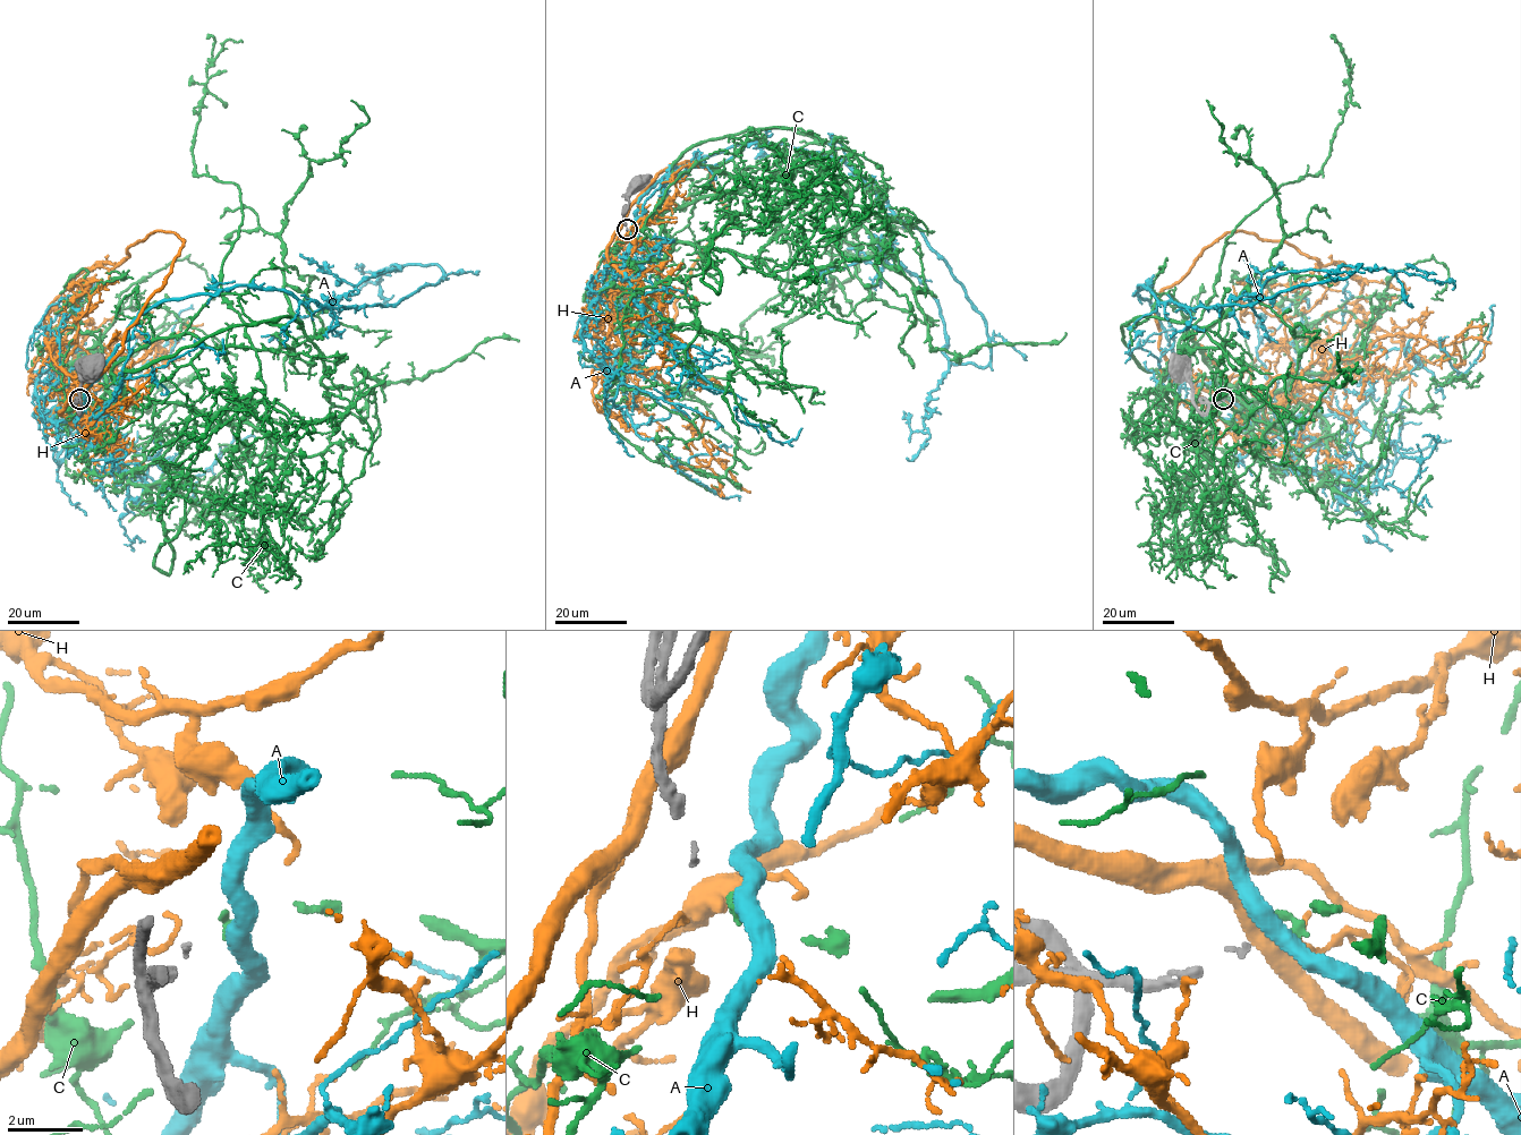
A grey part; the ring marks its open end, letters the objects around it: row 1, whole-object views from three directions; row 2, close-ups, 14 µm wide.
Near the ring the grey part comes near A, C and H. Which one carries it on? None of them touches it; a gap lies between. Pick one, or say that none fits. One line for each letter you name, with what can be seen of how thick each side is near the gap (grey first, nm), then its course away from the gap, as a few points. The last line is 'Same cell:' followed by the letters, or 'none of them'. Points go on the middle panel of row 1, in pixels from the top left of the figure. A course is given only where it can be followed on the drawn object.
C: 100 nm thick on the grey side, 200 nm on the other; it runs (629, 233), (654, 242), (664, 213), (826, 143), (931, 346), (966, 356), (1065, 332)
Same cell: C

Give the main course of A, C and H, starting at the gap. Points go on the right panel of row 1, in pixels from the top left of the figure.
A: (1226, 398), (1187, 376), (1138, 286), (1190, 307), (1252, 305), (1361, 264), (1268, 280), (1250, 303), (1266, 336)
C: (1228, 398), (1162, 293), (1137, 322), (1201, 327), (1245, 386), (1340, 386), (1326, 341)
H: (1229, 398), (1271, 426), (1289, 395), (1350, 368), (1386, 335), (1443, 347), (1480, 339), (1489, 342), (1479, 361)

